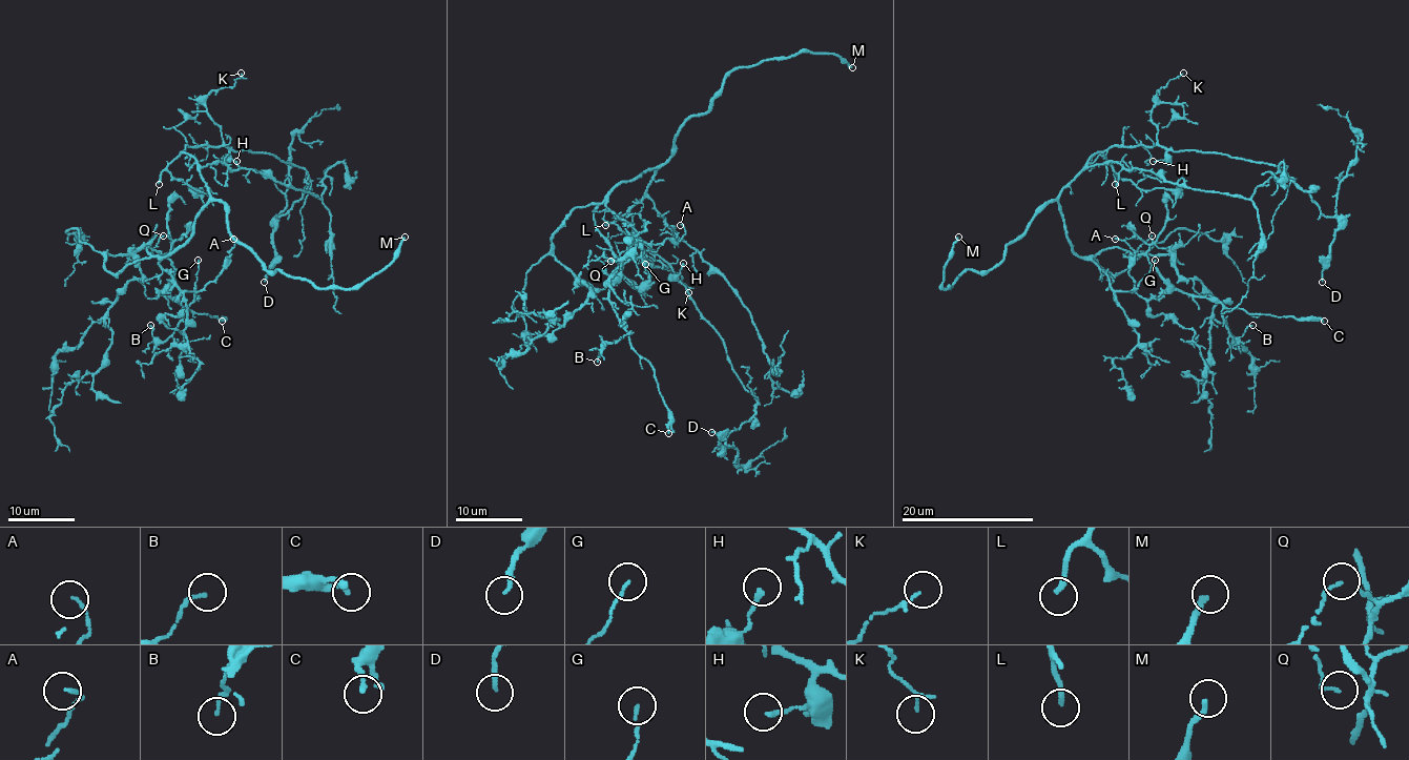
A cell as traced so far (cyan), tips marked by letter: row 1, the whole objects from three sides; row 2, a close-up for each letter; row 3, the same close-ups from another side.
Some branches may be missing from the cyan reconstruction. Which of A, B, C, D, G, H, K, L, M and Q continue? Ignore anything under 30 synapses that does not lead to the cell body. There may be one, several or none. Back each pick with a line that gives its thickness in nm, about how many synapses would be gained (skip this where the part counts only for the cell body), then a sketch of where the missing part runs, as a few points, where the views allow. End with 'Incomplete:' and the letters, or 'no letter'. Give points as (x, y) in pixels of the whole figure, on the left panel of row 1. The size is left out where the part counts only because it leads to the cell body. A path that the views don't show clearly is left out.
K: Thickness 90 nm. Roughly 35 synapses. Course of what is missing: (241, 73), (236, 44), (241, 40), (245, 20), (231, 1)
L: Thickness 200 nm. Roughly 110 synapses. Course of what is missing: (159, 184), (119, 200), (139, 193), (150, 211), (147, 207), (220, 235), (229, 228), (229, 211), (252, 188)
M: Thickness 200 nm. Roughly 50 synapses
Incomplete: K, L, M

